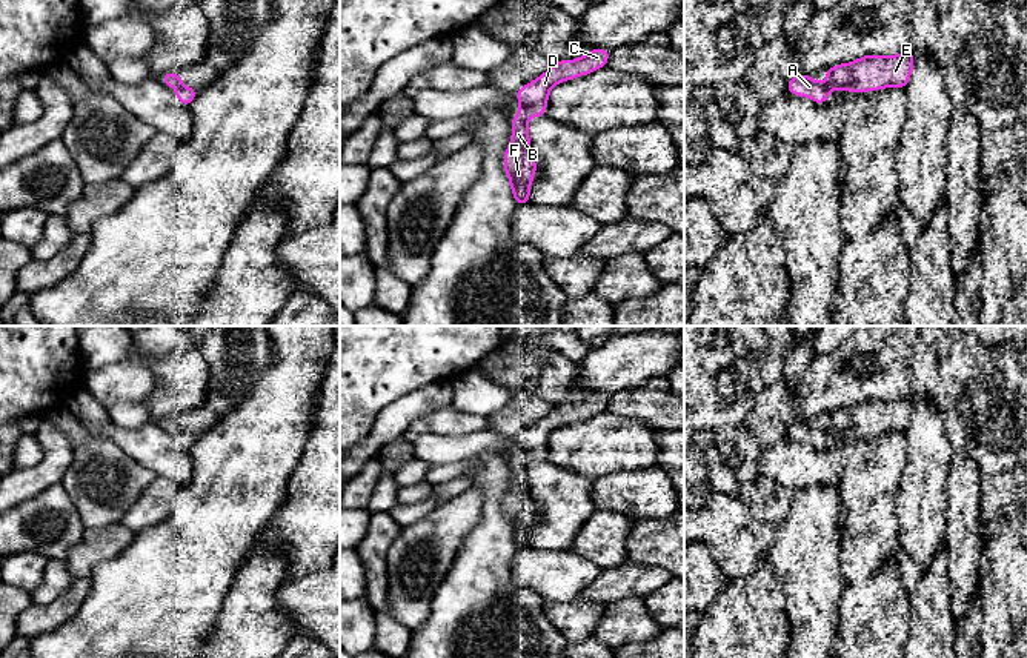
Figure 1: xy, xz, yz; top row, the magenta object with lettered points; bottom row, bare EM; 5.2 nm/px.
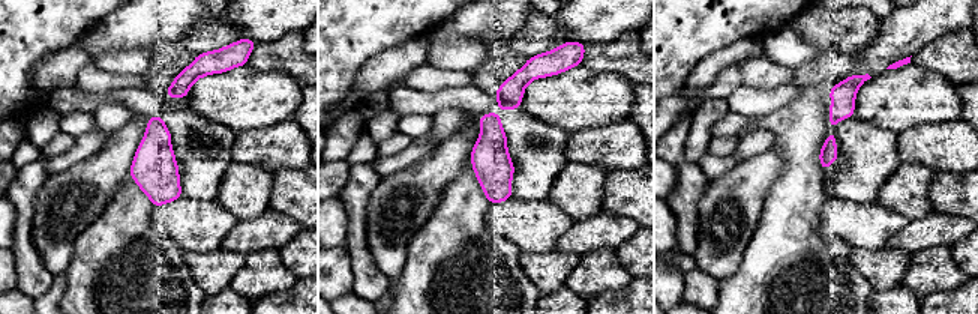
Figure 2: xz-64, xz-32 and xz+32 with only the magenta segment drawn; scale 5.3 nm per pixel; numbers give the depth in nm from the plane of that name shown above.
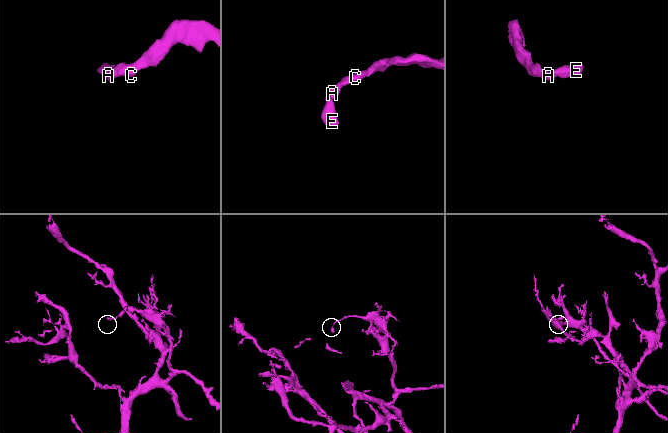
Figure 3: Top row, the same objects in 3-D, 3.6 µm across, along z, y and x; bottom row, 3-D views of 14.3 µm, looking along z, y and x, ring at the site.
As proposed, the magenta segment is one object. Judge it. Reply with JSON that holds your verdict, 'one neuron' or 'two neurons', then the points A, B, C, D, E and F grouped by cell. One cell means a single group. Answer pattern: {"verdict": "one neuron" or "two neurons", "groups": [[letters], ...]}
{"verdict": "one neuron", "groups": [["A", "B", "C", "D", "E", "F"]]}

